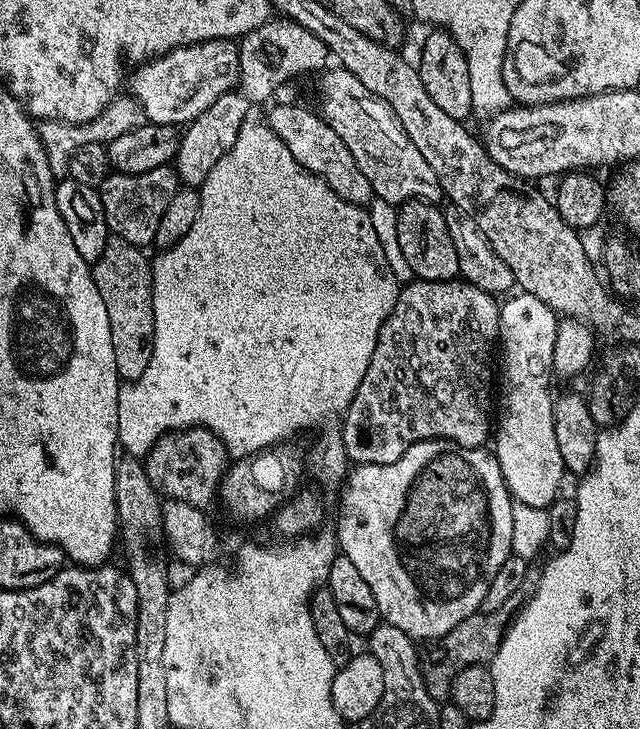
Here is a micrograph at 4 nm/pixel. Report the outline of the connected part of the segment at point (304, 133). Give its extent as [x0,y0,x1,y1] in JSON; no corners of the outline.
[266,104,374,206]

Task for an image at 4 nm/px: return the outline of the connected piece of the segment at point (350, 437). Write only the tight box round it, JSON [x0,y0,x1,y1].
[338,278,500,465]

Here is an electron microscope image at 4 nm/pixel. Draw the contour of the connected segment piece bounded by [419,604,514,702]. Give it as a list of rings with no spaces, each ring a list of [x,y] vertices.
[[[512,604],[502,606],[493,612],[478,610],[473,616],[467,616],[465,620],[458,622],[458,626],[454,626],[454,630],[442,634],[437,640],[427,641],[419,649],[419,654],[420,673],[430,698],[434,698],[438,702],[447,701],[452,694],[454,678],[458,678],[458,674],[462,674],[462,670],[466,670],[466,666],[491,665],[513,619],[514,608]]]

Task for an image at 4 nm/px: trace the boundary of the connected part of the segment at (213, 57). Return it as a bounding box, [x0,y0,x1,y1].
[130,40,240,126]

